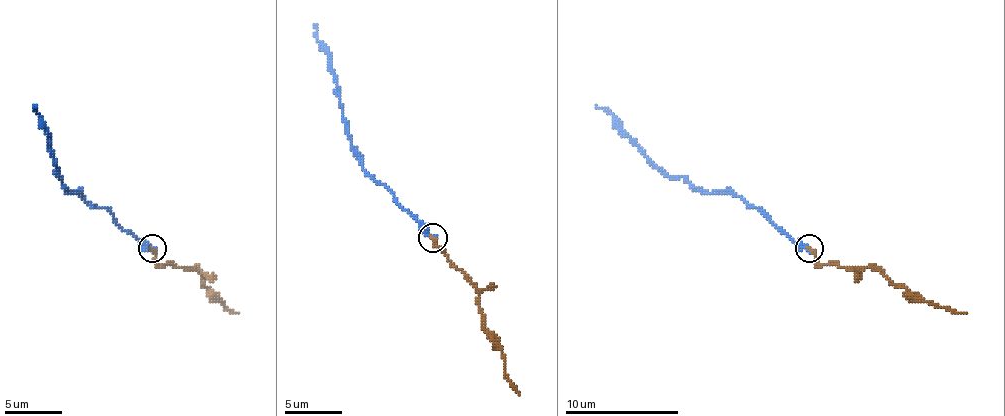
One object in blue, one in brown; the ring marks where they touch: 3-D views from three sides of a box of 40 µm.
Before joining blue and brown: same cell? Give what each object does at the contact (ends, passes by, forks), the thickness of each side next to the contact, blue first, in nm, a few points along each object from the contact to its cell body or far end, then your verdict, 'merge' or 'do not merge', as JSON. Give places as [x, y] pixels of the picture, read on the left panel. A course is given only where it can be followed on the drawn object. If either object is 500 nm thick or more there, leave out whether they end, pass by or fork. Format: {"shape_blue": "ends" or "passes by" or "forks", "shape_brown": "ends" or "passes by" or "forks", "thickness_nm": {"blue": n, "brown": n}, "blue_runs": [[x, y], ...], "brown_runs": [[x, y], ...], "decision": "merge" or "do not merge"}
{"shape_blue": "ends", "shape_brown": "ends", "thickness_nm": {"blue": 280, "brown": 150}, "blue_runs": [[153, 247], [144, 247], [104, 207], [93, 207], [82, 196], [70, 193], [59, 176], [50, 133], [33, 105]], "brown_runs": [[150, 247], [159, 264], [199, 267], [204, 284], [224, 307], [238, 313]], "decision": "merge"}

